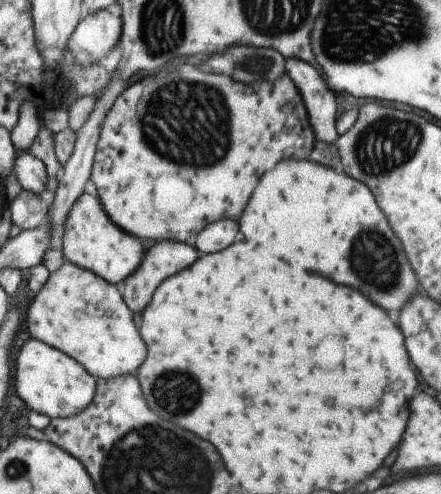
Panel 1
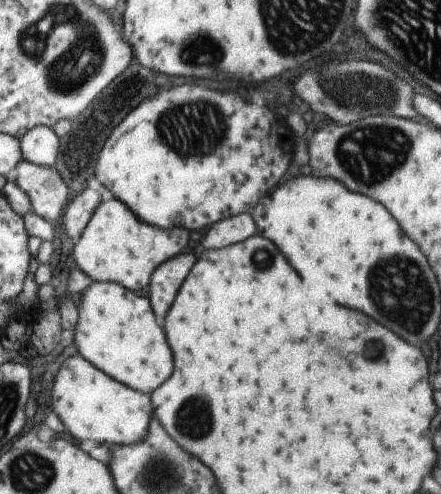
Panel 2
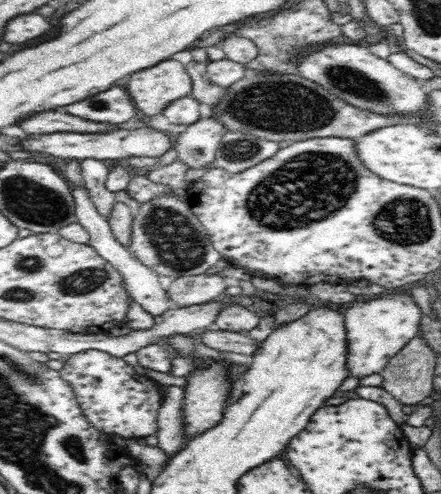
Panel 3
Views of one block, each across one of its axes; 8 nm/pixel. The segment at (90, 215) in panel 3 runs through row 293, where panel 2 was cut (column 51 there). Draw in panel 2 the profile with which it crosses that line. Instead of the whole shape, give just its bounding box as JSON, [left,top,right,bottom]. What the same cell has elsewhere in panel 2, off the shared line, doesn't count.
[19,126,61,168]

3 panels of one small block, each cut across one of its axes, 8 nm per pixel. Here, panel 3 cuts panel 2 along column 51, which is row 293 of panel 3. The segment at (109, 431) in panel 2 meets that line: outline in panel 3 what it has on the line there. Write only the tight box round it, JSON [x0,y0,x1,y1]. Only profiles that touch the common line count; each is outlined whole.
[344,288,422,378]

